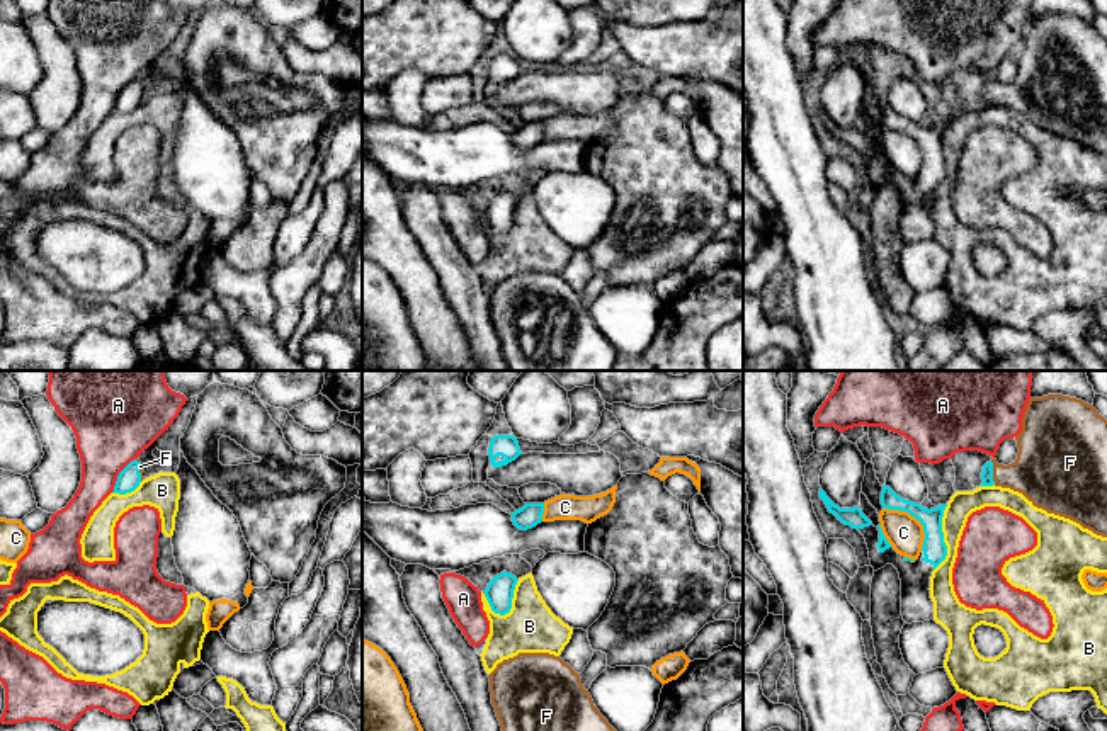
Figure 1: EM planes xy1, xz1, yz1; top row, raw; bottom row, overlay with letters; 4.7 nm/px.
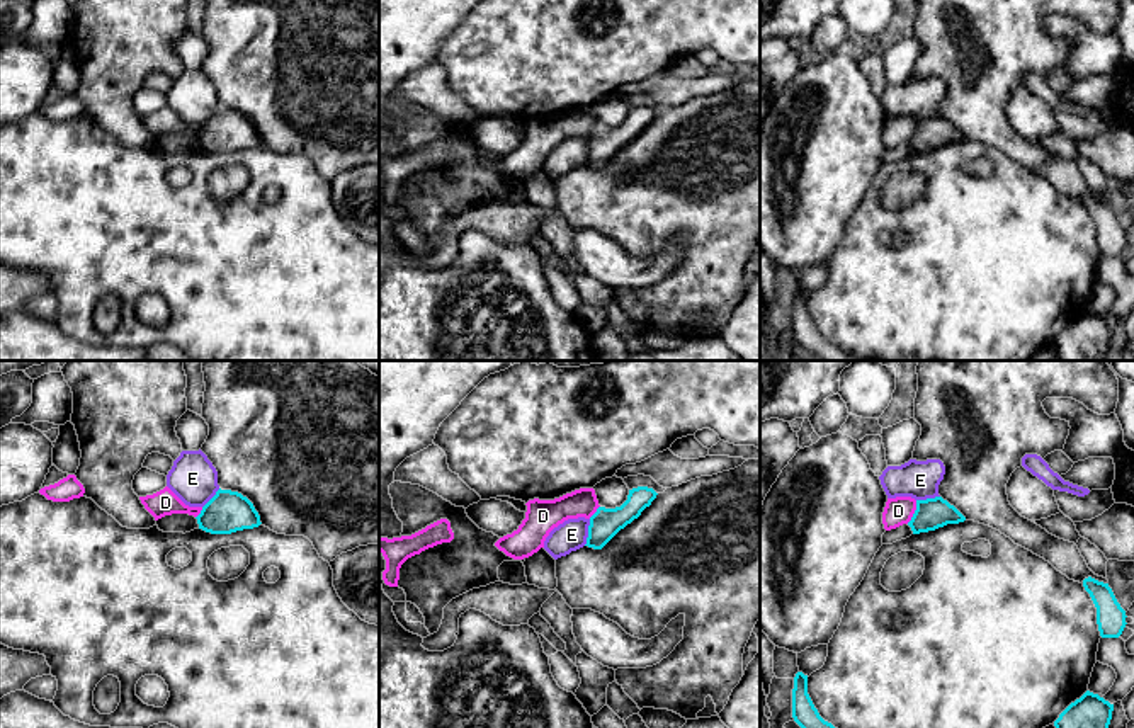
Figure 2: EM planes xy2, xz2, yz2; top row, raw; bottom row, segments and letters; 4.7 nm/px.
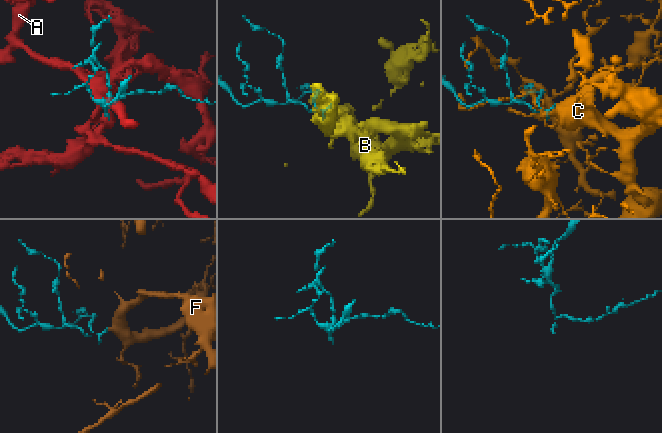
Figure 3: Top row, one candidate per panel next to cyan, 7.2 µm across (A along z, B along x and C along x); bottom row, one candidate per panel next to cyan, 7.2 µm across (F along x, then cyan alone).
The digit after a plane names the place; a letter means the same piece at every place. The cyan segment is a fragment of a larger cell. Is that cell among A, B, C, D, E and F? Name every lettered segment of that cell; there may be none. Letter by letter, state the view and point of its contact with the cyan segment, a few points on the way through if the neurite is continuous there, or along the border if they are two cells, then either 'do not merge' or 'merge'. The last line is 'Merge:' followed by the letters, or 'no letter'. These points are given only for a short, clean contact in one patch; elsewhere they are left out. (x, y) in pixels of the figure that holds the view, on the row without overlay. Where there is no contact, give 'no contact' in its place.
A: meets cyan in xy1 at (119, 94); do not merge
B: meets cyan in yz1 at (942, 157); do not merge
C: meets cyan in yz1 at (915, 136); do not merge
D: meets cyan in yz2 at (915, 131); do not merge
E: meets cyan in xz2 at (589, 152); border along xz2 (590, 138), (584, 164); do not merge
F: meets cyan in yz1 at (992, 92); runs through yz1 (987, 94), (992, 92), (1044, 90); merge
Merge: F

